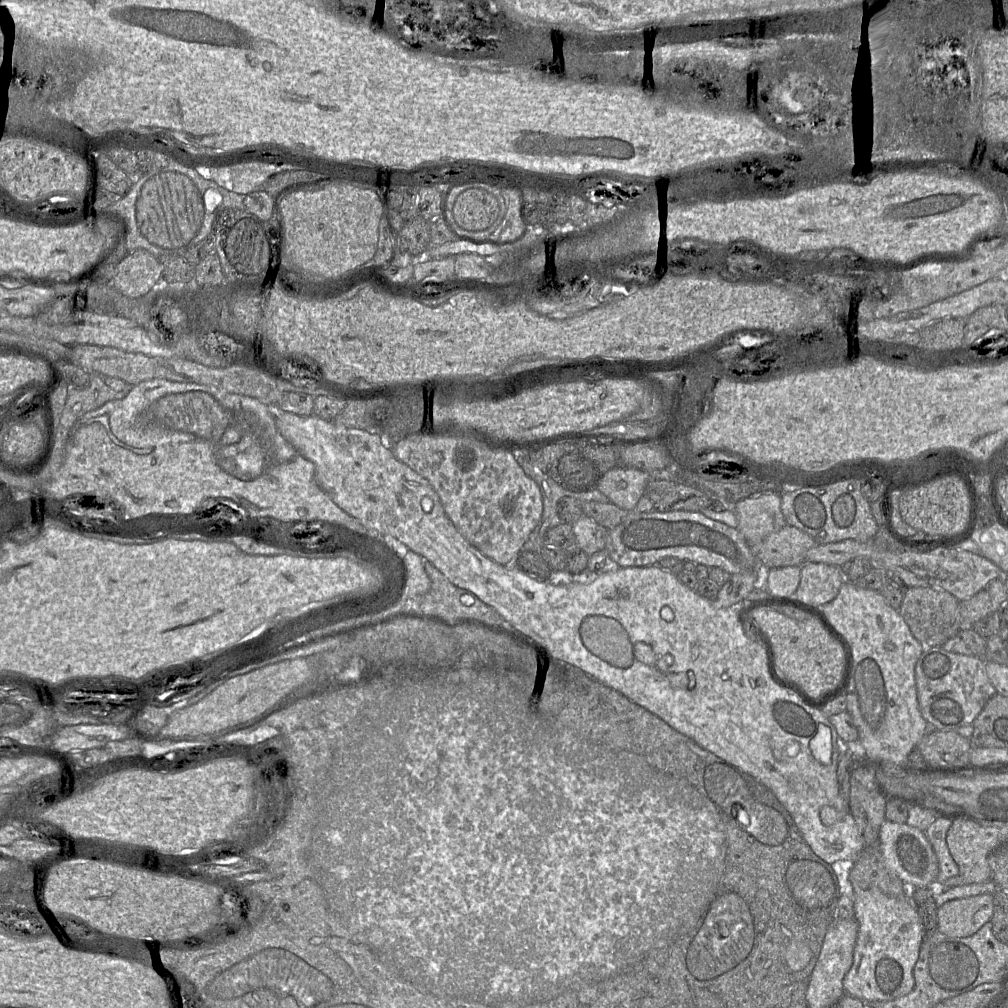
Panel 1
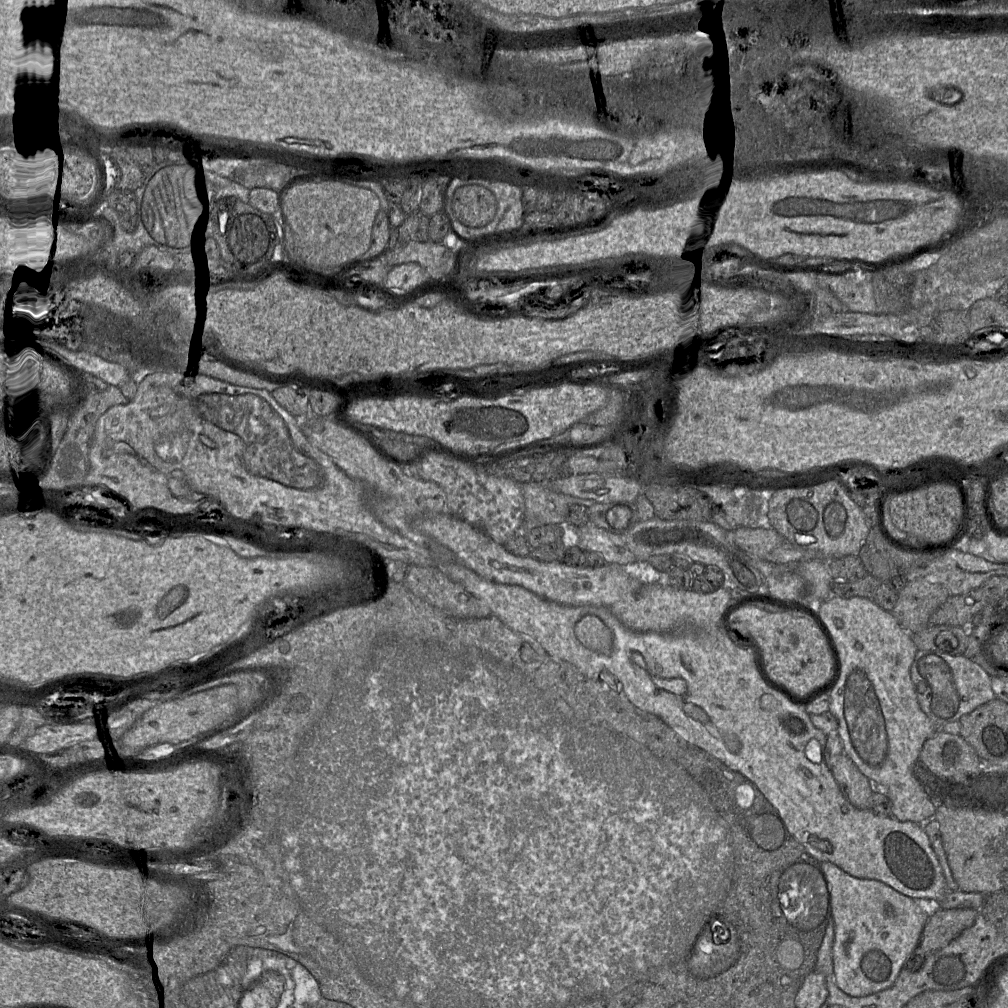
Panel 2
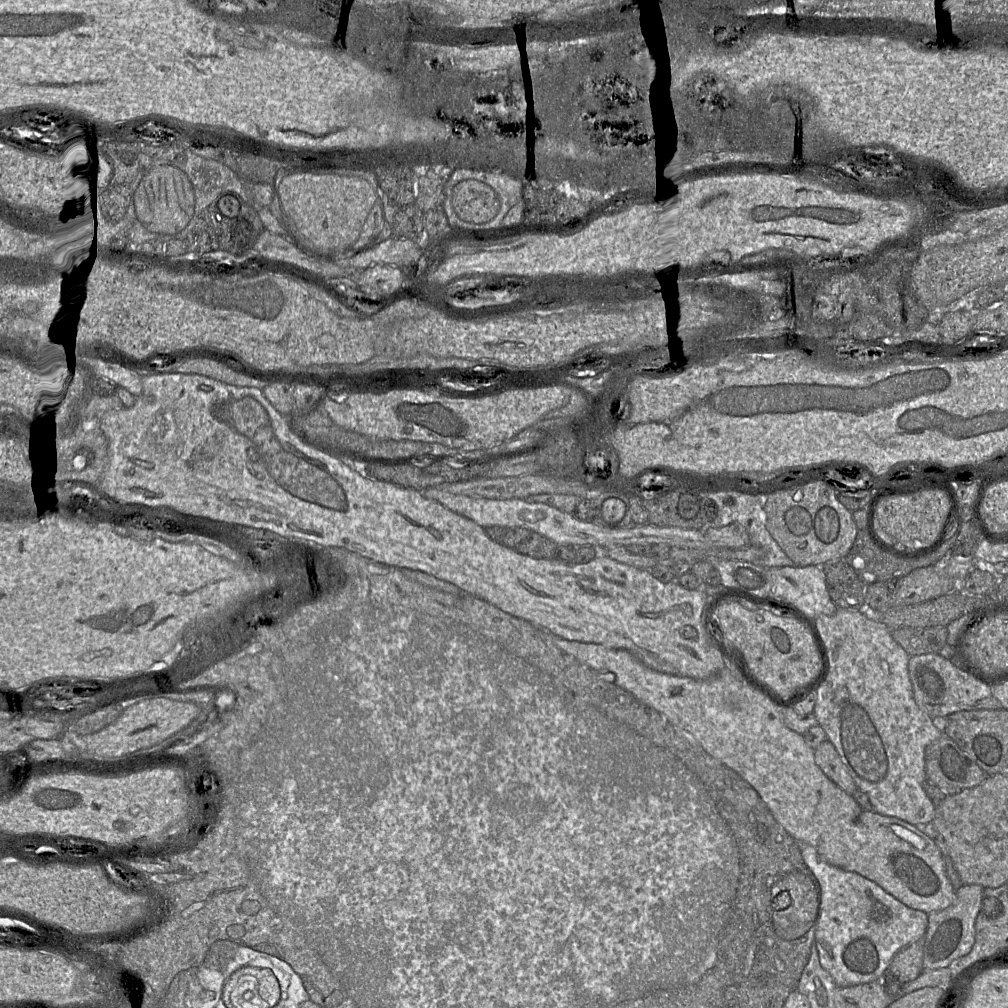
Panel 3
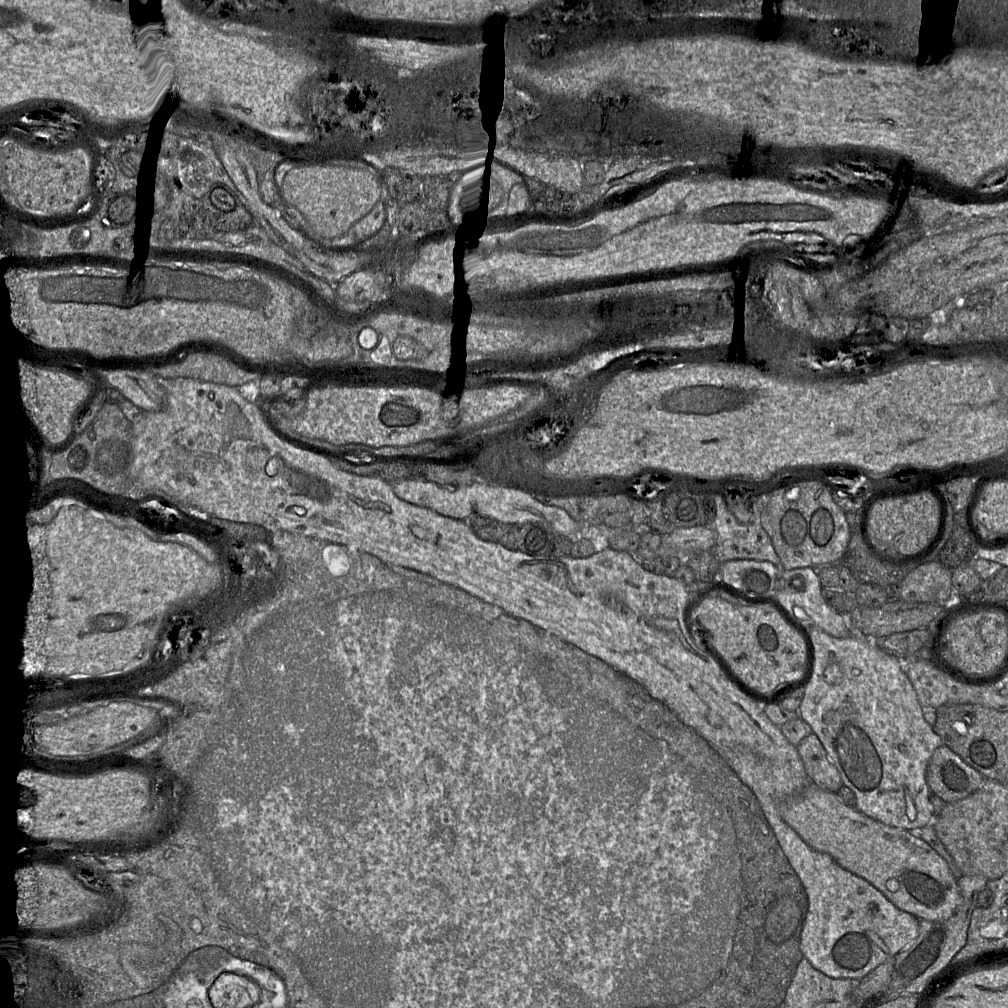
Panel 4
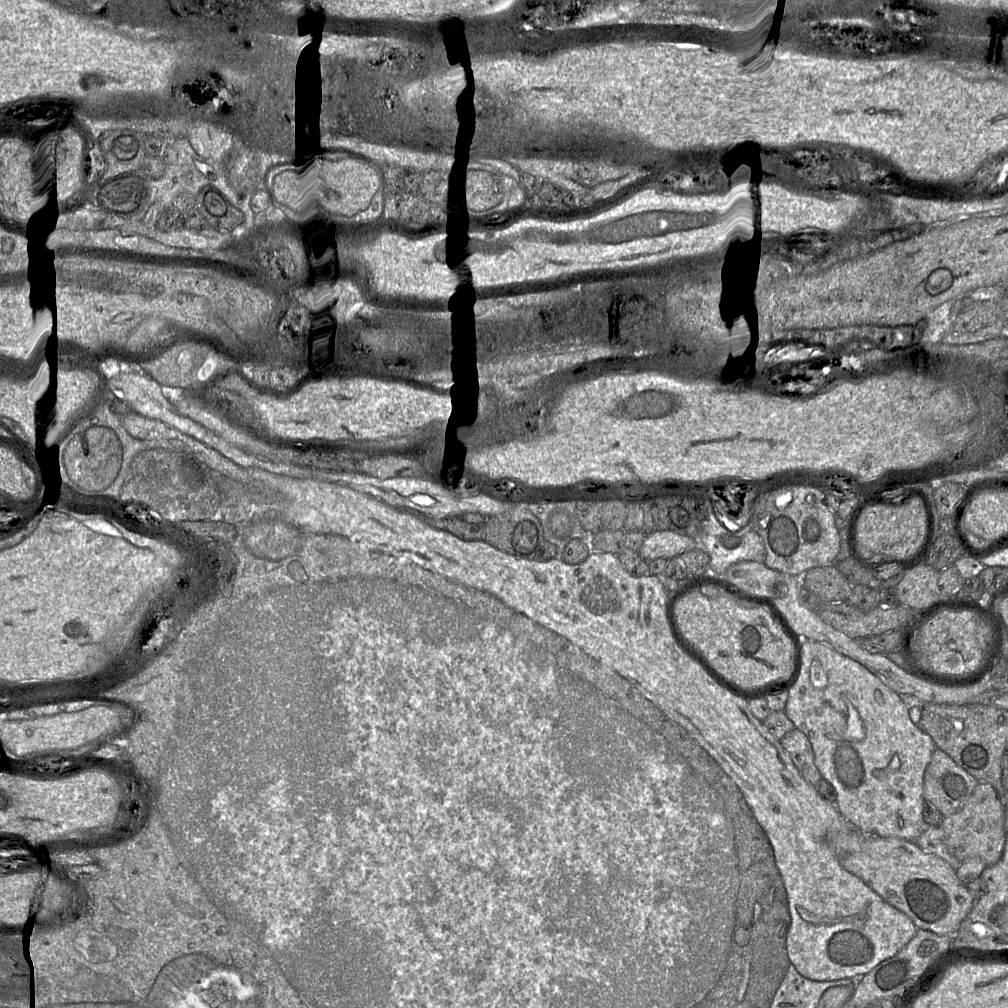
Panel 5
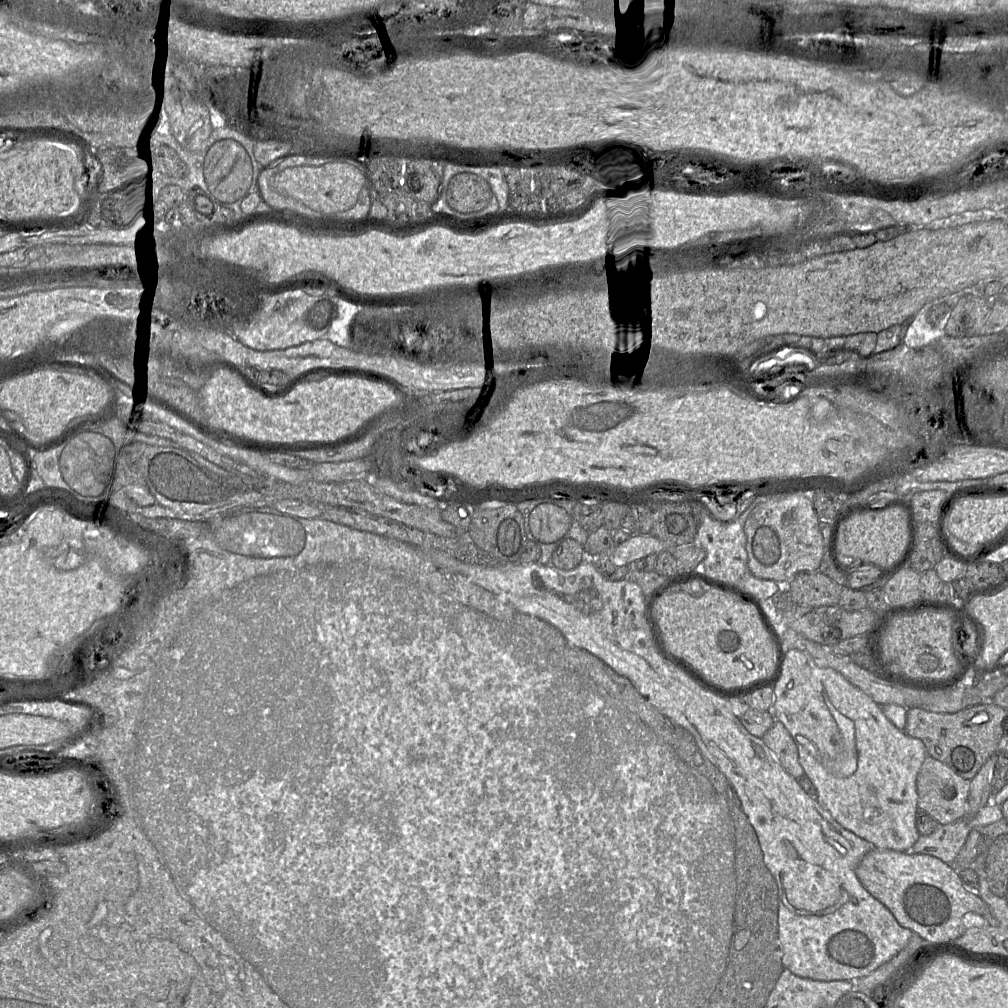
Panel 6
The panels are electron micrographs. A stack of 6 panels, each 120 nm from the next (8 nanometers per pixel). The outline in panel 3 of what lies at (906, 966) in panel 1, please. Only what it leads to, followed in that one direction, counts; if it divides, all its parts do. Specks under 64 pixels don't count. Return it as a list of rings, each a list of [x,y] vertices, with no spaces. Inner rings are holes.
[[[799,843],[799,847],[819,892],[819,916],[814,944],[821,966],[840,987],[882,979],[887,975],[895,954],[924,937],[928,914],[909,908],[858,873],[833,866],[809,844]]]

